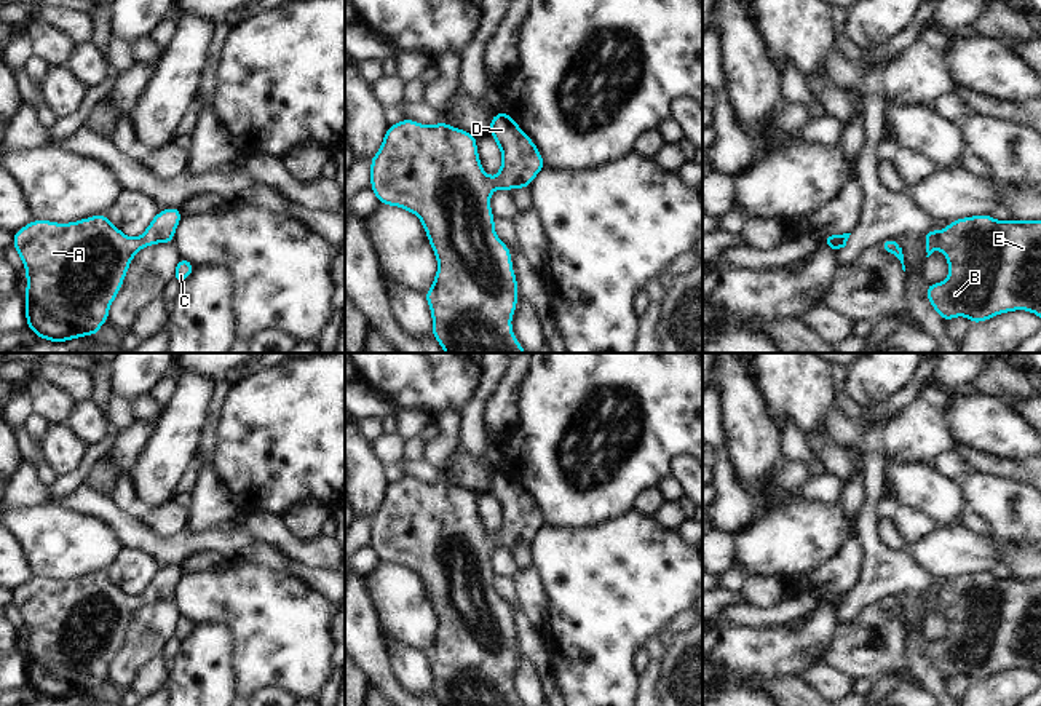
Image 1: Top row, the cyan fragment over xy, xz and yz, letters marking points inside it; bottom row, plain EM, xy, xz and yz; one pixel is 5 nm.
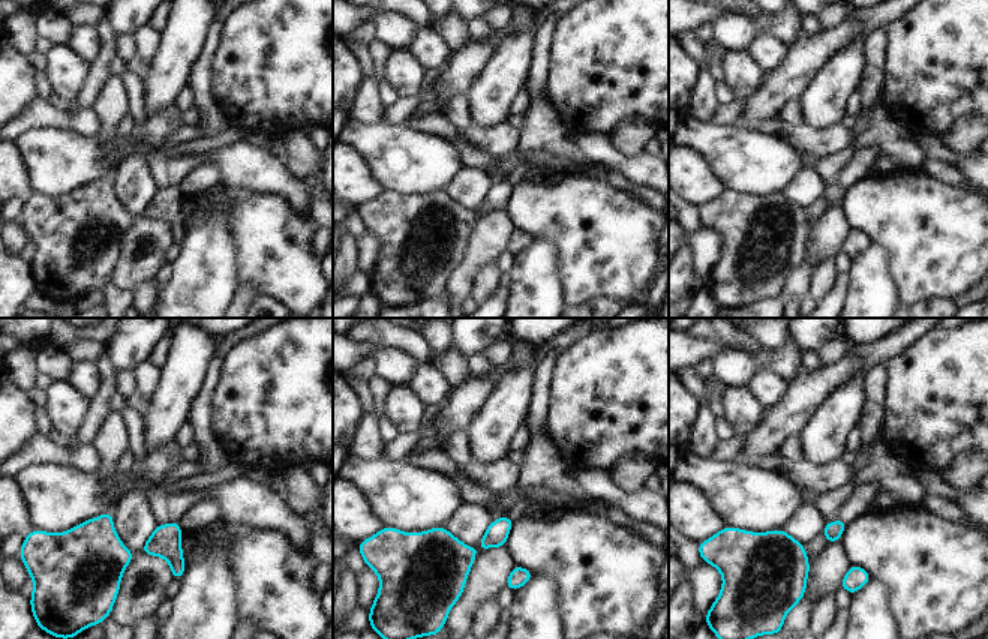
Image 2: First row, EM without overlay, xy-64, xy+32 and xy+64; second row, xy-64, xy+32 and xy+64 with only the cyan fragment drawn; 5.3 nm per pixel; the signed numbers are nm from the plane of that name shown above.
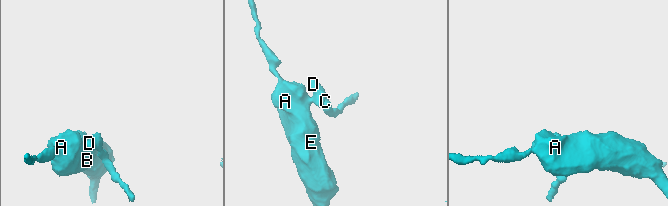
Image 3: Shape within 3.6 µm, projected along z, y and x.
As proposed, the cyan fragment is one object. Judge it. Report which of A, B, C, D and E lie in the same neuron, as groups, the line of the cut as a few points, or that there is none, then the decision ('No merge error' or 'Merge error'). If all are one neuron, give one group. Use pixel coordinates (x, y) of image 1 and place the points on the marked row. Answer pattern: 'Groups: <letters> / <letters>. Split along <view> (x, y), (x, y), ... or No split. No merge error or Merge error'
Groups: A B C D E. No split. No merge error

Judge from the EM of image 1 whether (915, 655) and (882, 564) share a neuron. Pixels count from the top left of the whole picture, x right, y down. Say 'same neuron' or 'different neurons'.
different neurons

